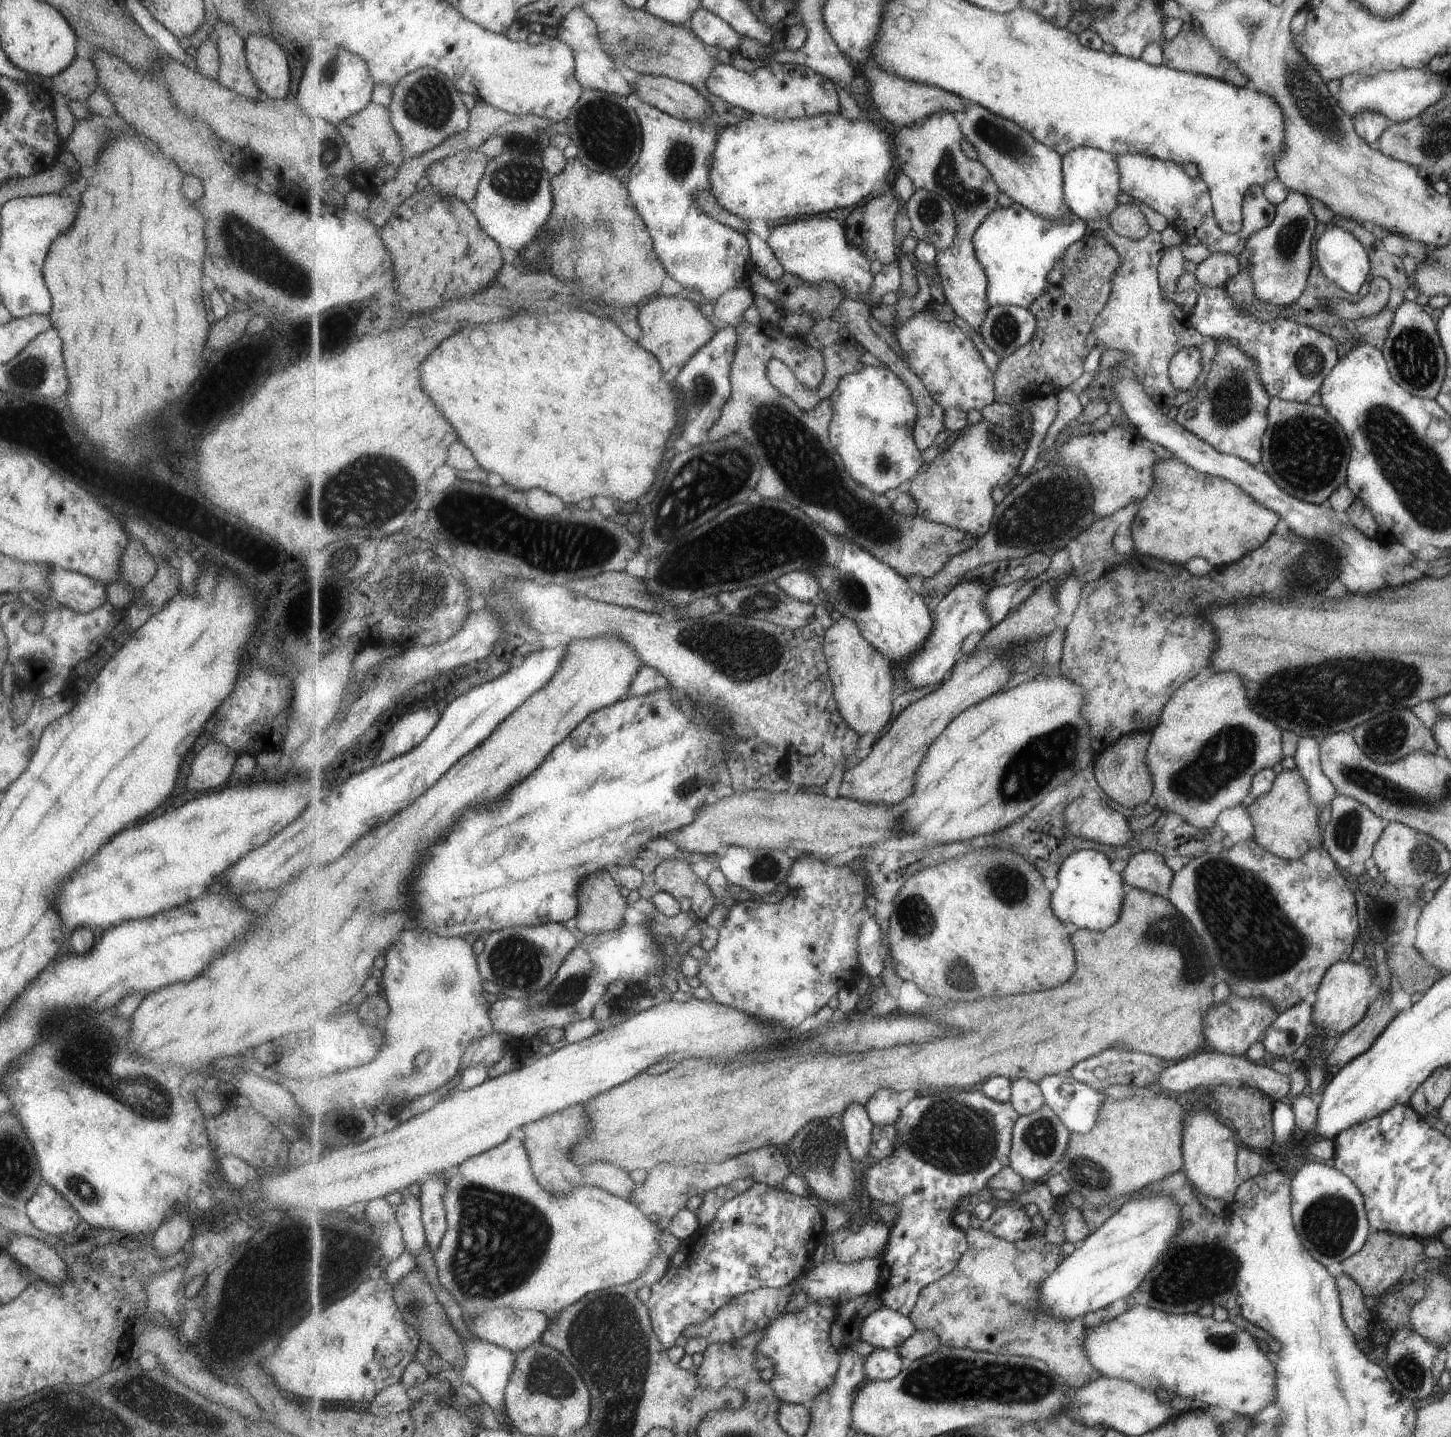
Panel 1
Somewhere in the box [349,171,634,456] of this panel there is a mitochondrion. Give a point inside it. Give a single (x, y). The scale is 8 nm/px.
(602, 220)

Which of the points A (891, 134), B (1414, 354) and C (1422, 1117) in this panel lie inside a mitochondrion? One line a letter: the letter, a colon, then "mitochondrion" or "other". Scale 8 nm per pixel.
A: other
B: mitochondrion
C: other

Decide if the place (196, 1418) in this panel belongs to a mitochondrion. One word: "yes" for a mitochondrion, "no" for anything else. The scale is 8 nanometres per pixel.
no

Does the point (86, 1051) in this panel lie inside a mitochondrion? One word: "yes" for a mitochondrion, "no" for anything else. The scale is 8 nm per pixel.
yes

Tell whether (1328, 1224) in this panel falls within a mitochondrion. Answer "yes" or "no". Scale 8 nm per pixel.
yes

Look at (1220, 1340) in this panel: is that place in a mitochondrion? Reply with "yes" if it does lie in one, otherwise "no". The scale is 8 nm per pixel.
yes

